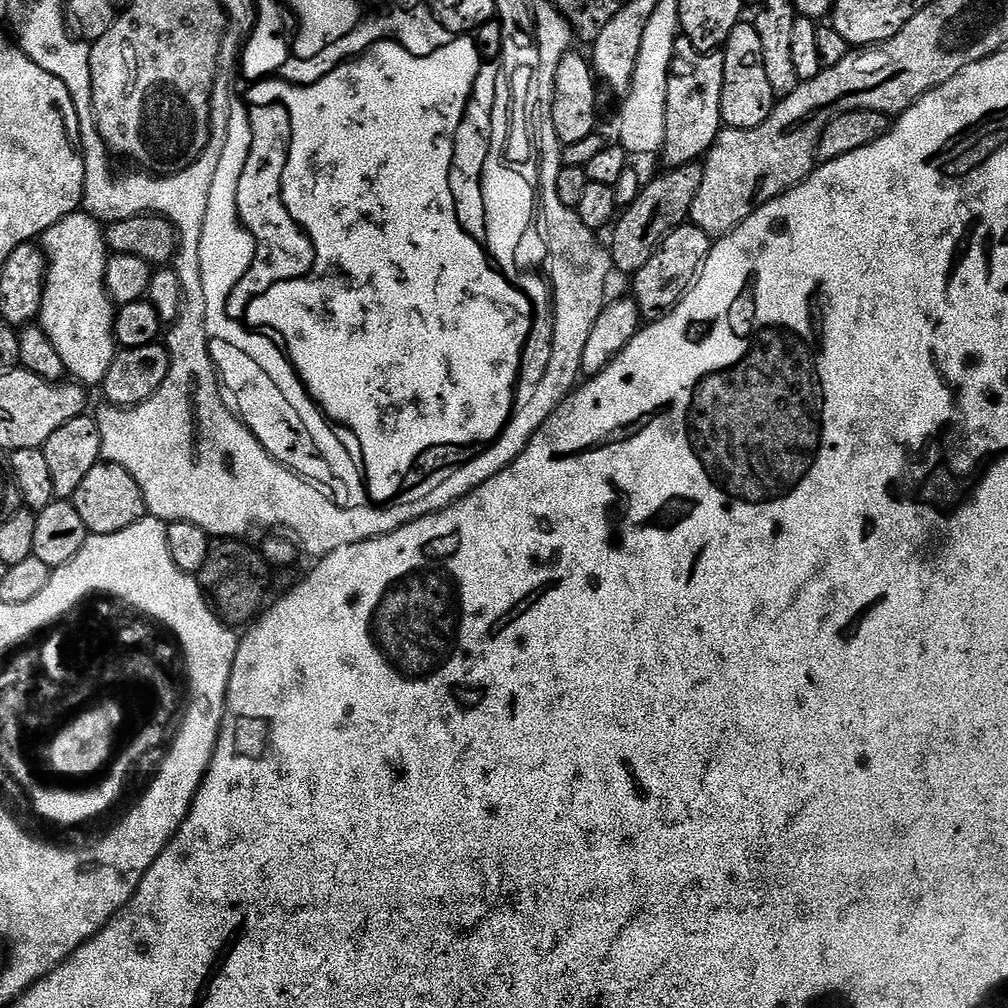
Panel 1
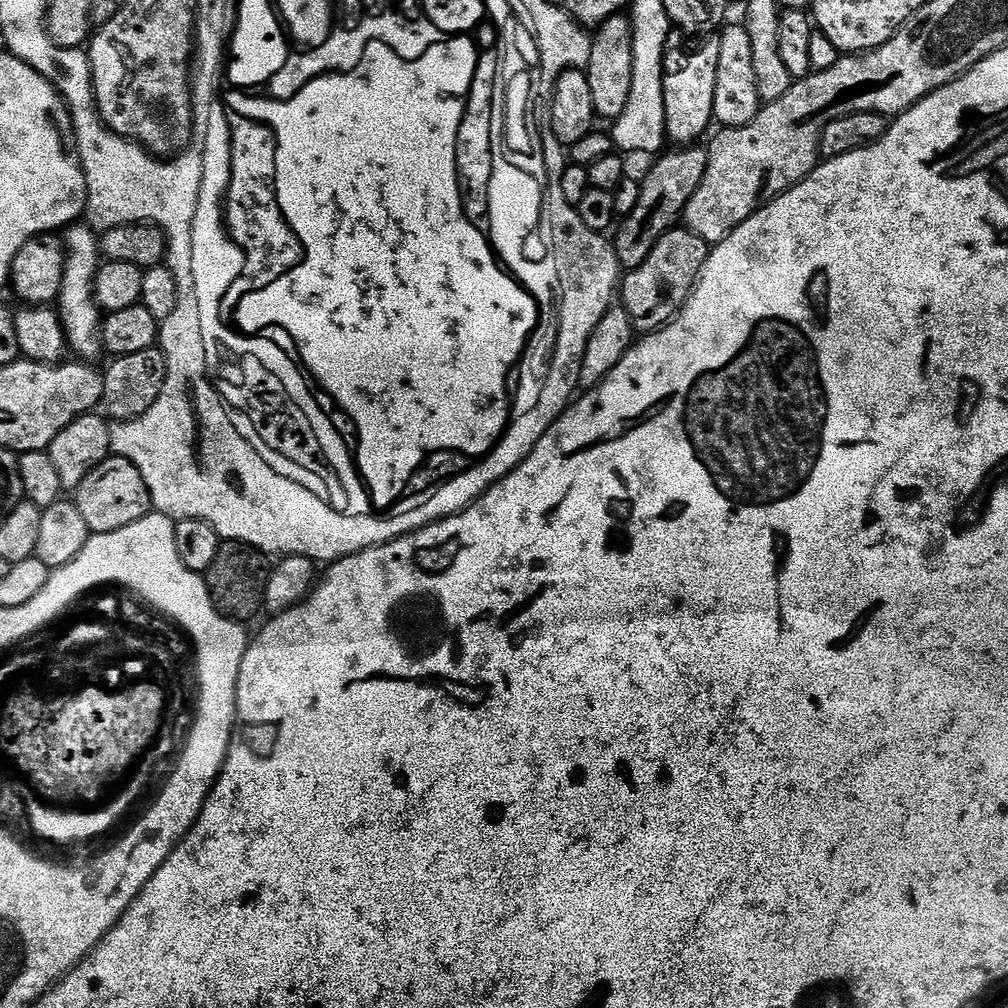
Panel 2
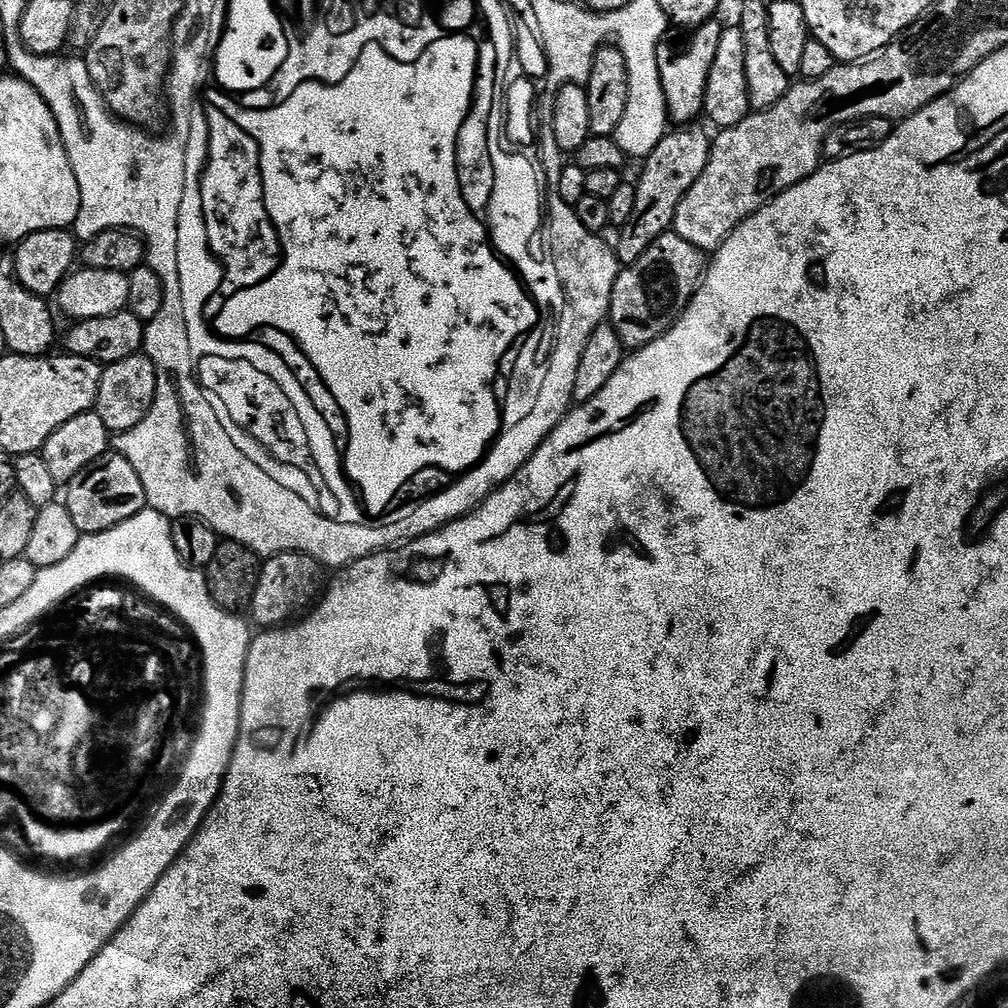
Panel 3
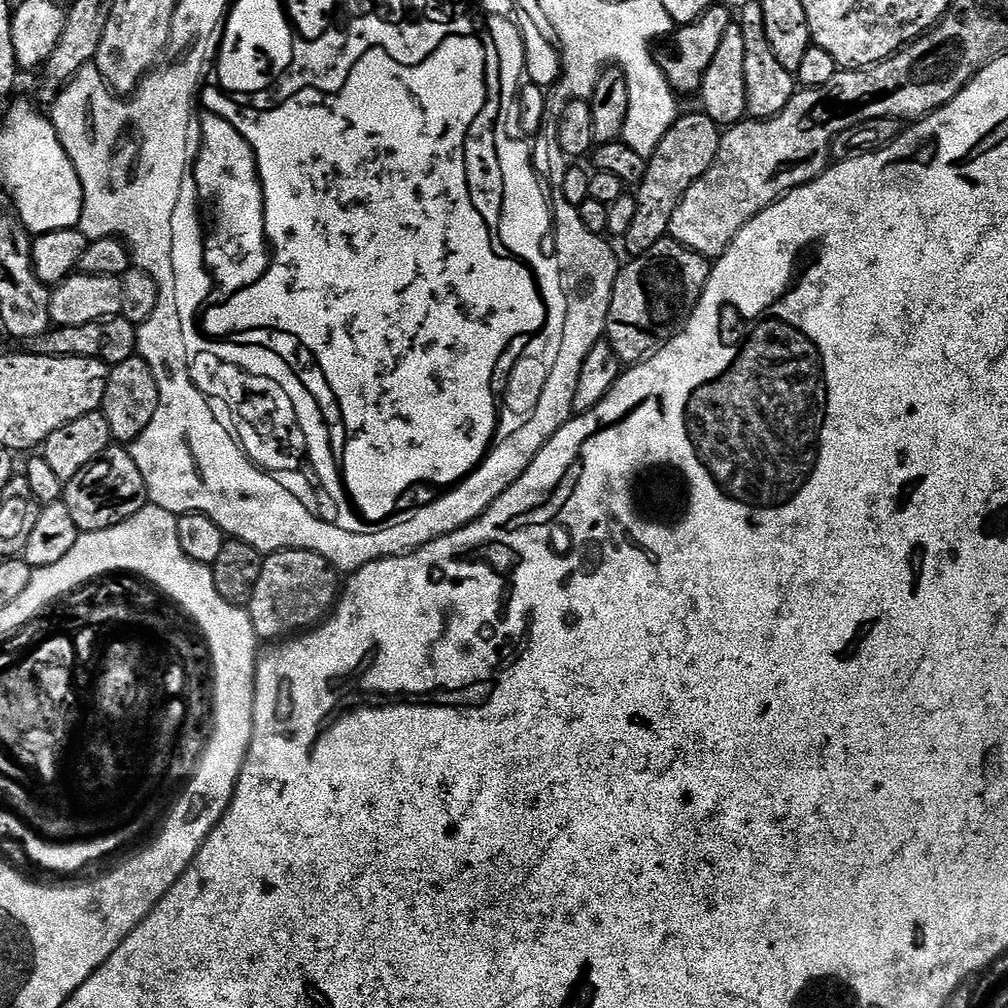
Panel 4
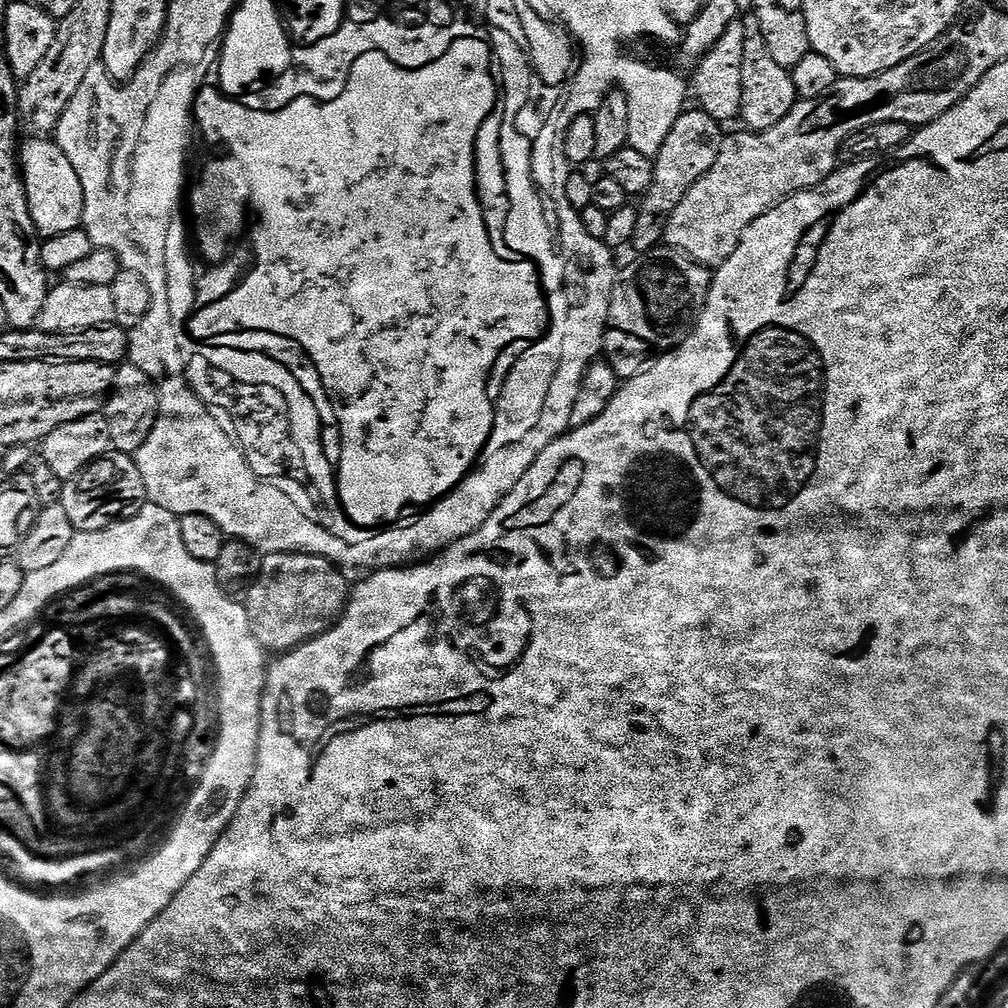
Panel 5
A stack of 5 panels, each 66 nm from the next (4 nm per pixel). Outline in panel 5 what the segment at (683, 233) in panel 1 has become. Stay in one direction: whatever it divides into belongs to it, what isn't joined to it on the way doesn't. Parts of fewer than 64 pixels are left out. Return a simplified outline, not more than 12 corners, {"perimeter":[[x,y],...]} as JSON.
{"perimeter":[[667,246],[616,273],[603,359],[621,381],[688,339],[713,273]]}

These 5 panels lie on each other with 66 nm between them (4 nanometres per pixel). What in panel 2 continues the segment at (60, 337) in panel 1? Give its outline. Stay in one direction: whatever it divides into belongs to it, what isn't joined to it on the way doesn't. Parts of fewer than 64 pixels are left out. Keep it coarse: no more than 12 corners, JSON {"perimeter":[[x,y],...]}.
{"perimeter":[[77,222],[63,233],[58,297],[69,349],[101,355],[97,233]]}

